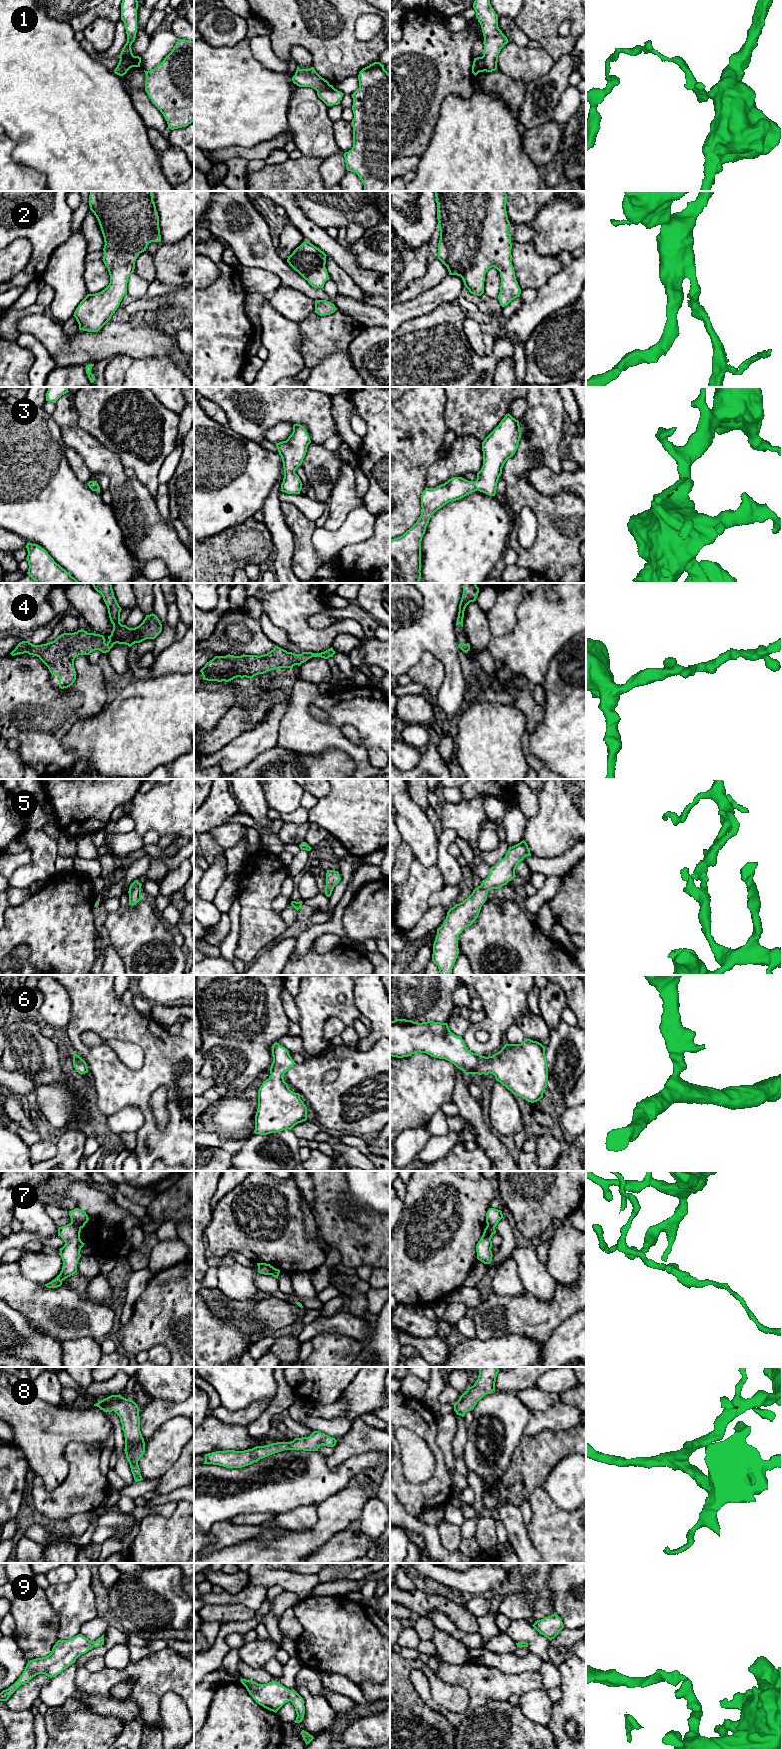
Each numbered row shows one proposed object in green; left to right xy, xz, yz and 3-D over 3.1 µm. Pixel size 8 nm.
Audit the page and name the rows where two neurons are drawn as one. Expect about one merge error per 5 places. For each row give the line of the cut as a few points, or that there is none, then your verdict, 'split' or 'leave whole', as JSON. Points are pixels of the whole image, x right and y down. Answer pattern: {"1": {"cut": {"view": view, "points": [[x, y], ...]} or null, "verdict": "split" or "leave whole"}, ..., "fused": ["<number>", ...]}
{"1": {"cut": {"view": "yz", "points": [[482, 56], [486, 70]]}, "verdict": "split"}, "2": {"cut": null, "verdict": "leave whole"}, "3": {"cut": null, "verdict": "leave whole"}, "4": {"cut": null, "verdict": "leave whole"}, "5": {"cut": null, "verdict": "leave whole"}, "6": {"cut": null, "verdict": "leave whole"}, "7": {"cut": {"view": "xy", "points": [[71, 1222], [80, 1228]]}, "verdict": "split"}, "8": {"cut": null, "verdict": "leave whole"}, "9": {"cut": null, "verdict": "leave whole"}, "fused": ["1", "7"]}

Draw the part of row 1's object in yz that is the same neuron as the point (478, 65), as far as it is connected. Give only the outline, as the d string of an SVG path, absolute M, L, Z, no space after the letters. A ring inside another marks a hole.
M483 57L474 58L472 65L472 73L476 76L479 72L486 71L486 67L484 65Z

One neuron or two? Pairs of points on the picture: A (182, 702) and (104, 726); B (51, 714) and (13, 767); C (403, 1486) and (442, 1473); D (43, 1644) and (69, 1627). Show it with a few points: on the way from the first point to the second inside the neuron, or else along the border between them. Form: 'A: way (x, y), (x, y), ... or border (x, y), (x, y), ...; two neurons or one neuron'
A: way (163, 717), (146, 723), (143, 726), (123, 726); one neuron
B: border (17, 752), (24, 764); two neurons
C: way (413, 1489), (429, 1489), (435, 1483); one neuron
D: border (54, 1611), (58, 1621), (59, 1639); two neurons

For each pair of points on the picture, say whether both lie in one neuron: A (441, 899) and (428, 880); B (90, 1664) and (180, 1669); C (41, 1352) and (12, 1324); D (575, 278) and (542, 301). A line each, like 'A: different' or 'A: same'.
A: different
B: different
C: same
D: same

